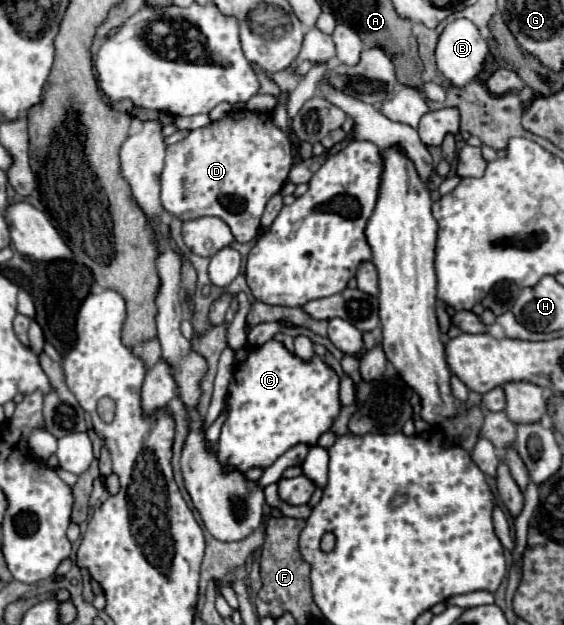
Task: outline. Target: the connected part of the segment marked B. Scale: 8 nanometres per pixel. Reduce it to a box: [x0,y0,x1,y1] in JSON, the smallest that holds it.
[435,19,487,87]

